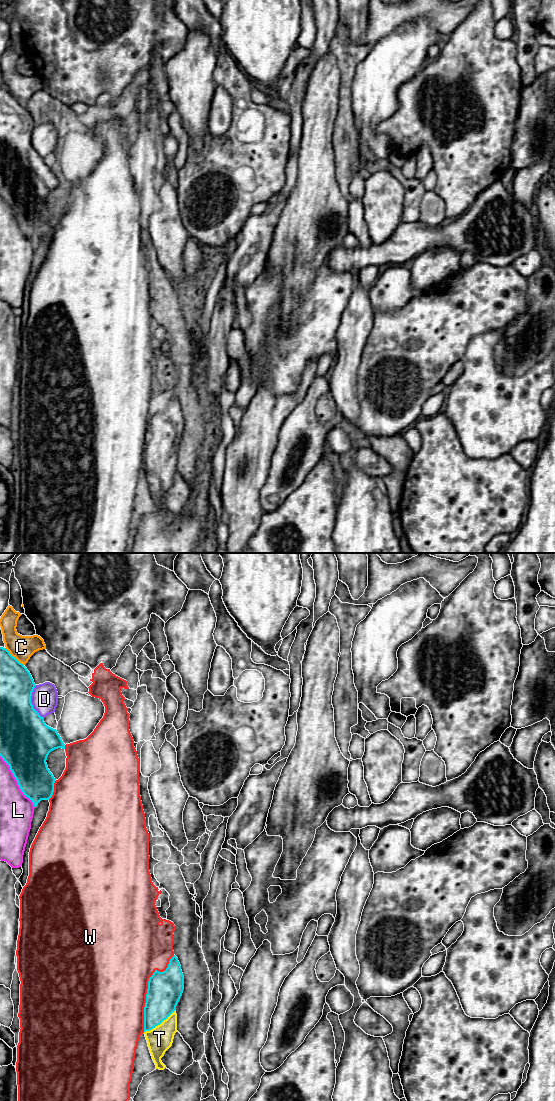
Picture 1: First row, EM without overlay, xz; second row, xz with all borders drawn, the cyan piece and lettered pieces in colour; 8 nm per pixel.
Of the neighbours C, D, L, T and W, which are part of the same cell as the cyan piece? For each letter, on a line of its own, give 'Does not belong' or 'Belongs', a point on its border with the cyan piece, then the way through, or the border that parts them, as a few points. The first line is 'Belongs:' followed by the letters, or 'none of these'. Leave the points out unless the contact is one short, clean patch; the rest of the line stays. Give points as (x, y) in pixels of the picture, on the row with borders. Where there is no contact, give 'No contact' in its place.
Belongs: T
C: Does not belong. Touches cyan at xz (14, 657)
D: Does not belong. Touches cyan at xz (30, 702)
L: Does not belong. Touches cyan at xz (17, 781)
T: Belongs. Touches cyan at xz (159, 1024). Path across: xz (163, 994), (160, 1005), (159, 1024), (159, 1039)
W: Does not belong. Touches cyan at xz (147, 989)

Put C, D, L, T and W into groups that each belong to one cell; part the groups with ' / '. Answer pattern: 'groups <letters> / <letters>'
groups C / D / L / T / W

